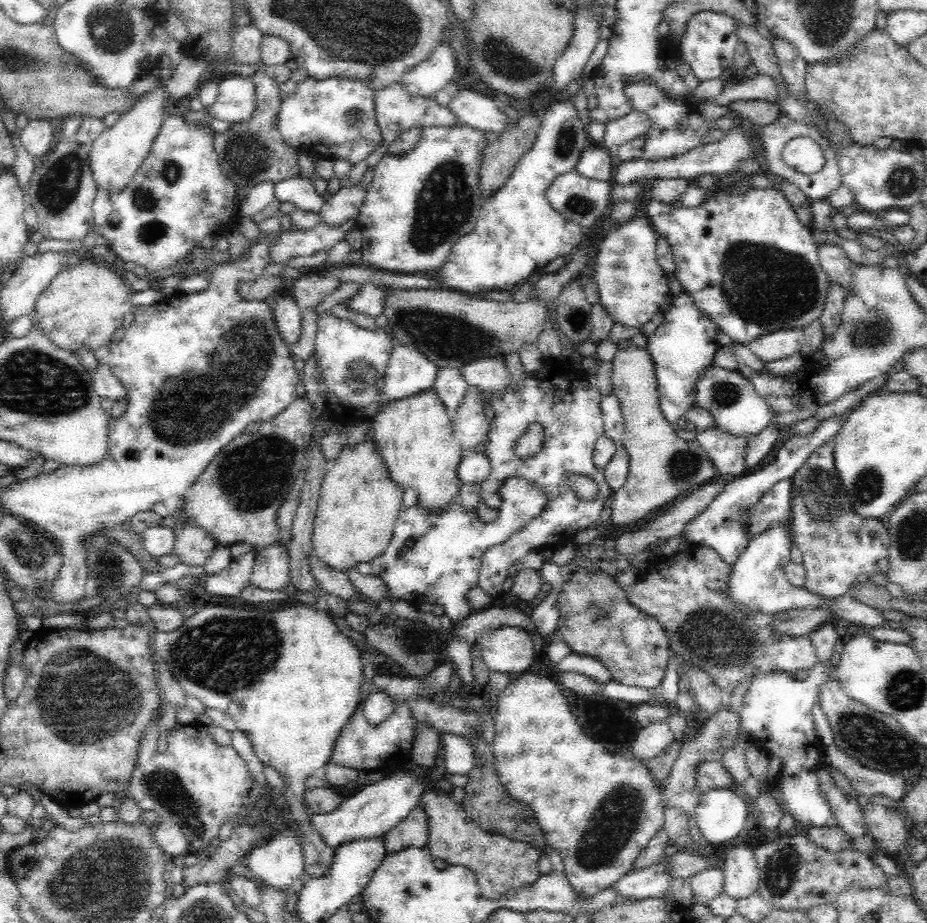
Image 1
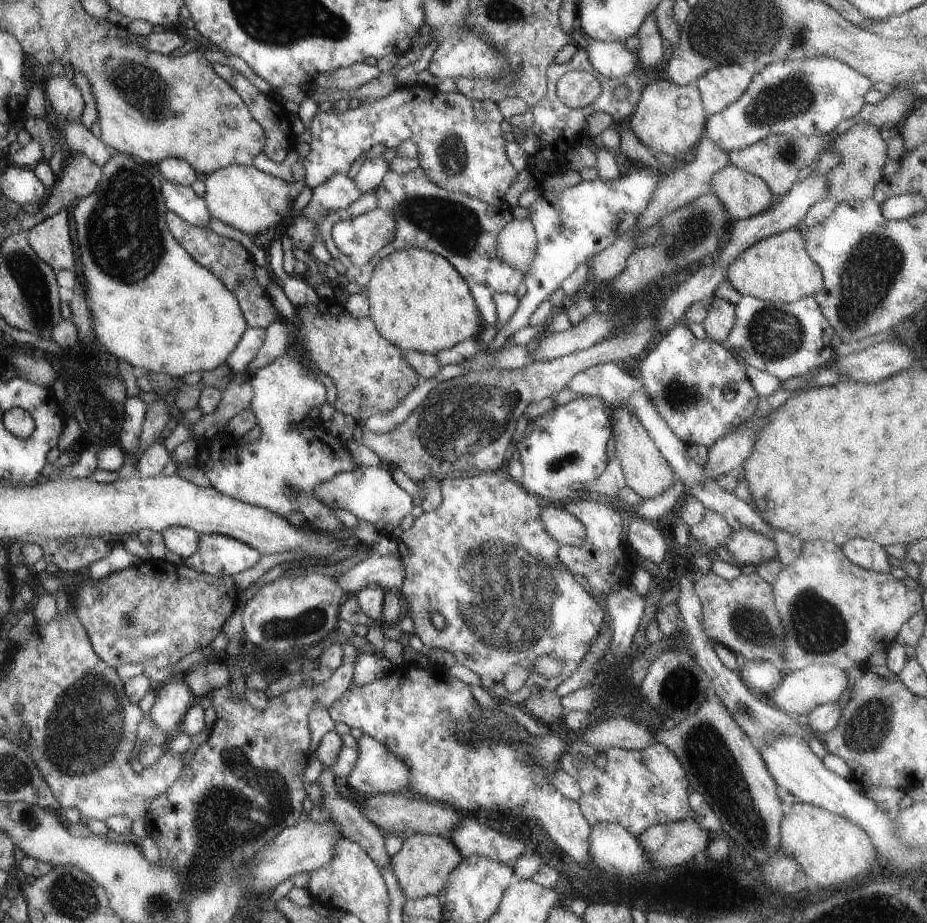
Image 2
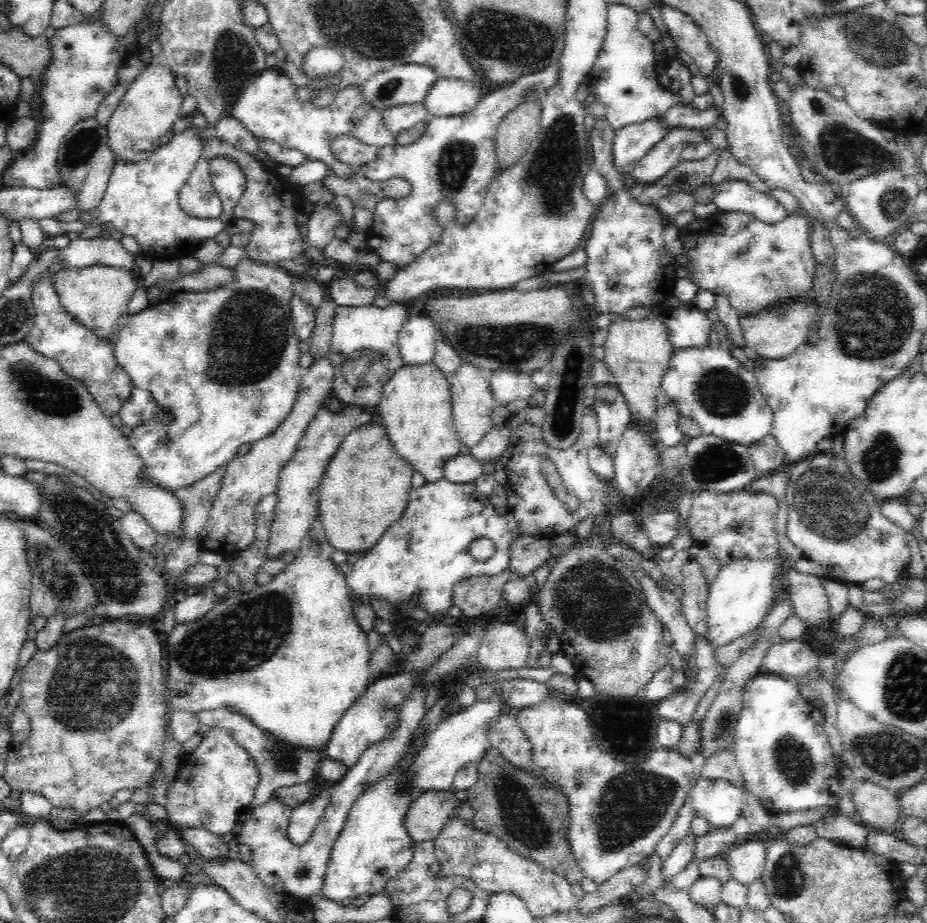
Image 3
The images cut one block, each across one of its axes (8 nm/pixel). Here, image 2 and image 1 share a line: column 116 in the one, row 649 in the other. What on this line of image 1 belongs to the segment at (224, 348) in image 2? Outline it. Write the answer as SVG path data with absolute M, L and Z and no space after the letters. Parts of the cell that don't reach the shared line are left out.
M286 602L286 604L278 604L278 606L268 606L268 604L250 604L246 608L234 608L234 606L206 606L204 610L192 614L190 618L184 618L182 626L172 630L172 632L158 632L152 640L152 654L154 658L162 658L166 664L168 664L168 670L170 674L176 678L176 684L182 688L182 692L186 696L192 696L196 700L200 700L206 710L218 710L218 712L224 712L226 716L230 716L238 730L246 734L246 738L250 740L256 756L260 758L262 764L266 764L268 768L274 768L278 770L284 780L286 780L286 794L282 796L284 802L286 802L286 818L288 822L292 822L296 828L300 828L300 836L302 836L302 854L304 854L304 872L314 880L314 878L320 878L324 874L324 870L332 864L332 854L334 850L328 848L320 834L314 830L314 826L310 824L310 814L308 814L308 806L304 804L304 796L306 796L306 788L304 788L304 782L308 776L316 776L316 774L322 774L322 770L332 762L332 750L334 750L334 744L344 728L344 724L348 724L348 720L356 714L358 708L362 708L362 686L366 682L364 678L364 670L362 670L362 658L360 658L360 650L358 646L352 644L352 640L348 636L344 636L336 624L334 624L334 616L328 612L328 610L314 610L302 602Z

